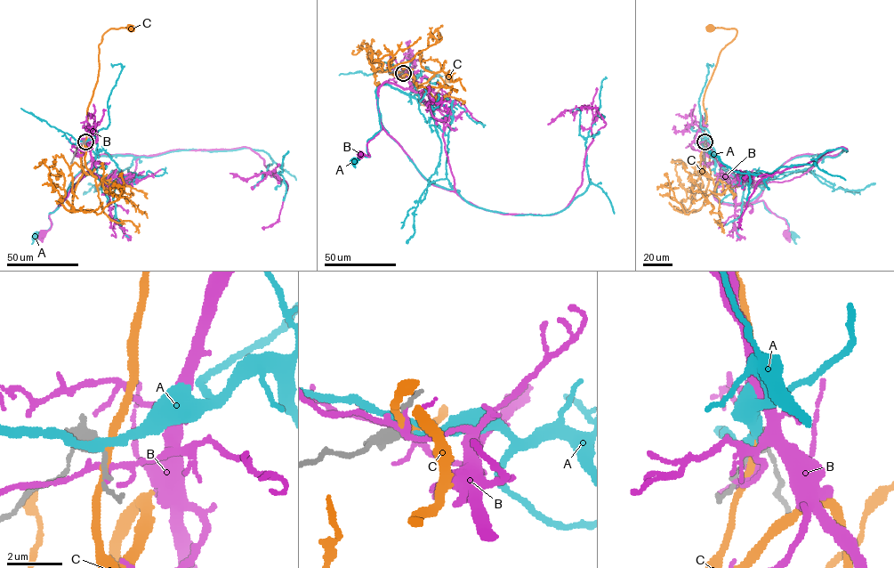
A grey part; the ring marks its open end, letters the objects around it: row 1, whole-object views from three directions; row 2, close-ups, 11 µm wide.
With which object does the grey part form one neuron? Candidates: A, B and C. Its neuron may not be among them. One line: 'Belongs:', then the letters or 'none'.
Belongs: A

